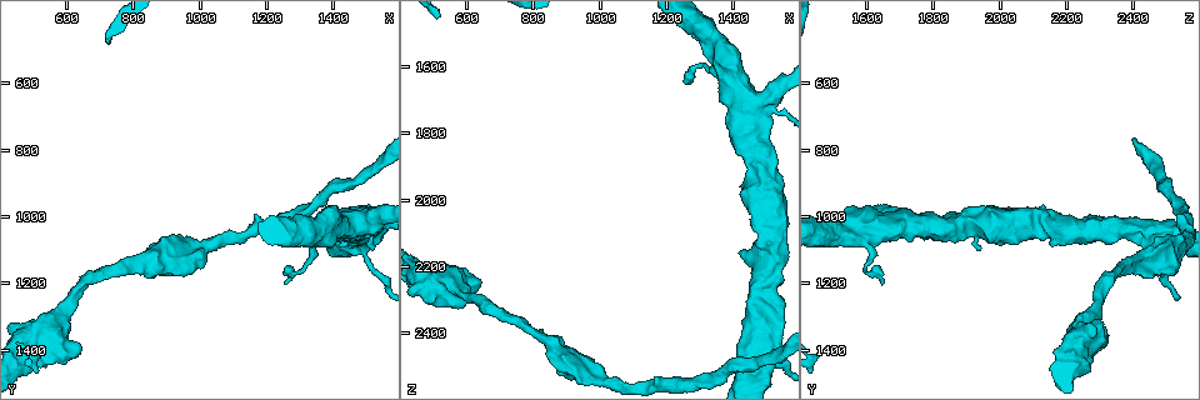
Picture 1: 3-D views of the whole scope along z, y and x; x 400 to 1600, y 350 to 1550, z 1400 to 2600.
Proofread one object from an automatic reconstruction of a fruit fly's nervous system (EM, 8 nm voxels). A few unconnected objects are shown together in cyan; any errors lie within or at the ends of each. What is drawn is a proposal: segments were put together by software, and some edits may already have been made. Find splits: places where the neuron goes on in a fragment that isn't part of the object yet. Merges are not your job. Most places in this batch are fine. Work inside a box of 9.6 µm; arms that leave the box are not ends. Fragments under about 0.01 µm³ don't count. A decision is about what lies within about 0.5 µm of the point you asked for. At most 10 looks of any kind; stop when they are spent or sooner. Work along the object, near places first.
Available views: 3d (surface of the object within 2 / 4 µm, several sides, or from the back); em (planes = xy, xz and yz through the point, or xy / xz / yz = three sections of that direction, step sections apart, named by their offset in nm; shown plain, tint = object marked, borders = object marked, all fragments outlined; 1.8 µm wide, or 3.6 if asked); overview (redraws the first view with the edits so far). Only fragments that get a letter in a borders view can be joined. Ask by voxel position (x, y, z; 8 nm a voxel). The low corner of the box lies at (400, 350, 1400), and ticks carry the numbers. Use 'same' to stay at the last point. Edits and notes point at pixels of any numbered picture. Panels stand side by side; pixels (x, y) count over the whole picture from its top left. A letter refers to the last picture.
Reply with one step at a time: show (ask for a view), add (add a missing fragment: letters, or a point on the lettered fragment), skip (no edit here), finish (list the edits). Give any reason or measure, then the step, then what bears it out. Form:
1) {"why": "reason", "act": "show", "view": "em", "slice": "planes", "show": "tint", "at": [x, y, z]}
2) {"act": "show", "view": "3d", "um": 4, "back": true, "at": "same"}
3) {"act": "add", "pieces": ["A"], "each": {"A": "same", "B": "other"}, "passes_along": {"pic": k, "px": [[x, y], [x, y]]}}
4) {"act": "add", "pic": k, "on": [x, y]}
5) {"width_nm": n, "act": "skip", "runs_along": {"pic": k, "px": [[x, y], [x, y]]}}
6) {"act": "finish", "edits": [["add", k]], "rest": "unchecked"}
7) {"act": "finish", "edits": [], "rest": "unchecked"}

{"why": "branch stops here", "act": "show", "view": "em", "um": 3.6, "slice": "yz", "step": 16, "show": "borders", "at": [640, 1390, 2240]}

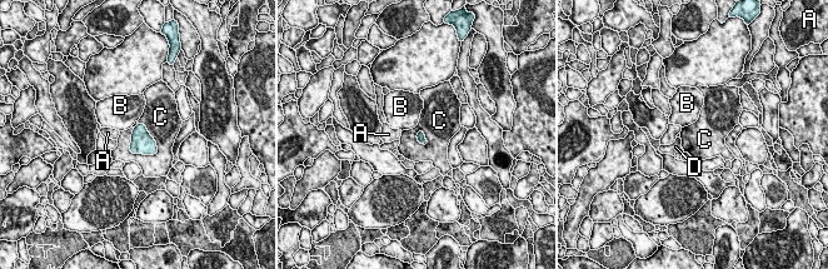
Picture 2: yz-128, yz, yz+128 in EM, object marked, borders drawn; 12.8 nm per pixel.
{"act": "skip", "each": {"A": "other", "B": "other", "C": "other", "D": "other"}, "border": {"pic": 2, "px": [[138, 123], [155, 142], [155, 154]]}, "found": "none of them fits"}

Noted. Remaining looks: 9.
{"why": "free end", "act": "show", "view": "em", "slice": "xz", "step": 16, "show": "plain", "at": [850, 1180, 2470]}

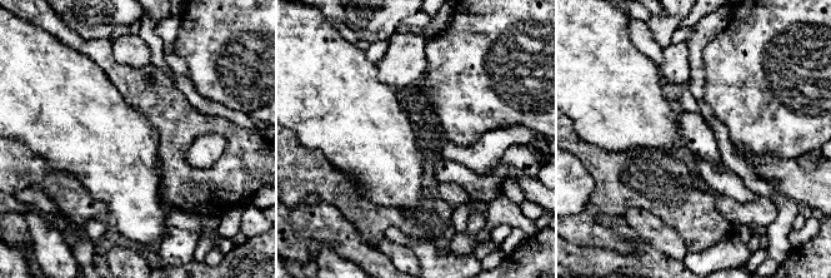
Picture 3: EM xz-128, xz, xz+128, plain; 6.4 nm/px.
{"why": "what lies round it", "act": "show", "view": "em", "slice": "xz", "step": 16, "show": "borders", "at": "same"}

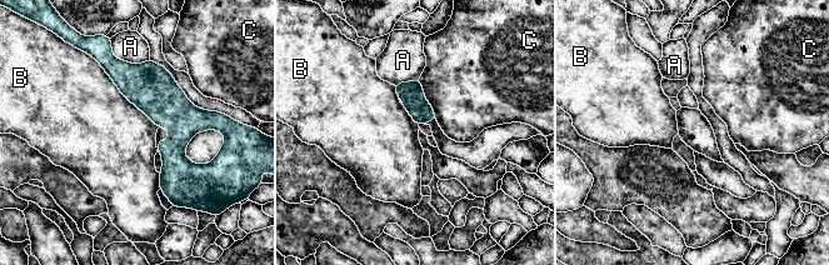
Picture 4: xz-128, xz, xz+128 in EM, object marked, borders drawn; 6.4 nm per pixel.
{"act": "skip", "each": {"A": "other", "B": "other", "C": "other"}, "found": "no lettered fragment goes on from it"}

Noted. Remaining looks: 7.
{"why": "an open end", "act": "show", "view": "em", "slice": "planes", "show": "borders", "at": [1420, 1080, 2160]}

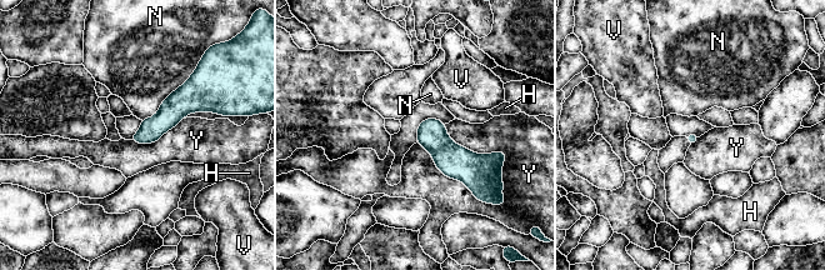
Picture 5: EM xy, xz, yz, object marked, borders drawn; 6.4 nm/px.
{"act": "skip", "each": {"H": "other", "N": "other", "V": "other", "Y": "other"}, "border": {"pic": 5, "px": [[418, 141], [474, 195]]}, "found": "no lettered fragment goes on from it"}

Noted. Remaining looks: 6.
{"why": "tapers out", "act": "show", "view": "3d", "um": 2, "at": [1260, 1200, 1640]}

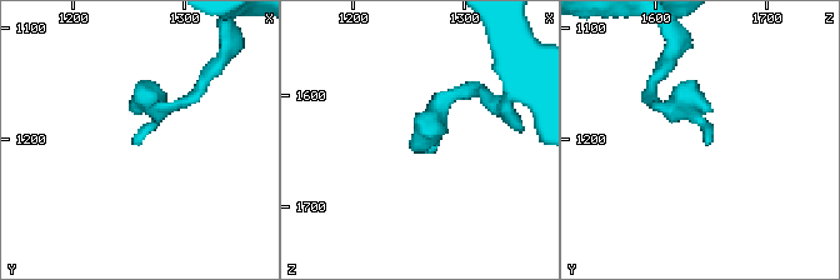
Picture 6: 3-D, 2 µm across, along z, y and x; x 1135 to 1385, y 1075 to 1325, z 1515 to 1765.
{"act": "show", "view": "em", "slice": "xz", "step": 16, "show": "tint", "at": [1262, 1204, 1652]}

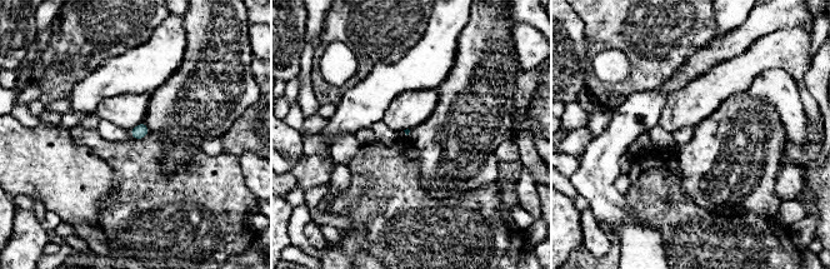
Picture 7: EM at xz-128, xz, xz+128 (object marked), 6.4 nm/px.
{"act": "show", "view": "em", "slice": "yz", "step": 16, "show": "borders", "at": "same"}

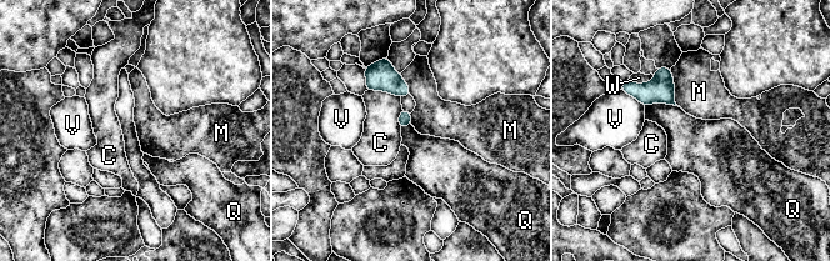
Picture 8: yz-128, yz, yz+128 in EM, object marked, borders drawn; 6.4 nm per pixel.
{"longest_contact_nm": ["M", 260], "act": "skip", "each": {"C": "other", "M": "other", "Q": "other", "V": "other", "W": "other"}, "border": {"pic": 8, "px": [[645, 105], [664, 103], [679, 108]]}, "found": "no lettered fragment goes on from it"}

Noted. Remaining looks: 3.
{"act": "finish", "edits": [], "rest": "unchecked"}

